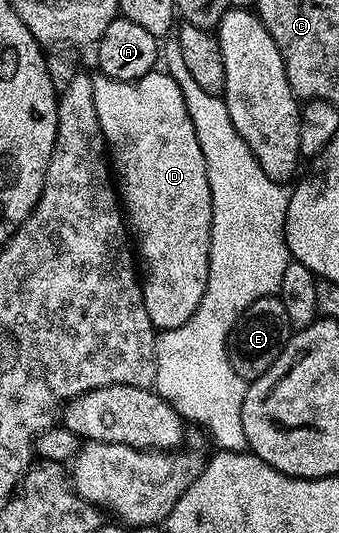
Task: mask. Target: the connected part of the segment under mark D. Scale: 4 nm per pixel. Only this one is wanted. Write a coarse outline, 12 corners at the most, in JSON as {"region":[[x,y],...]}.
{"region":[[94,78],[155,331],[204,300],[212,192],[176,80]]}

